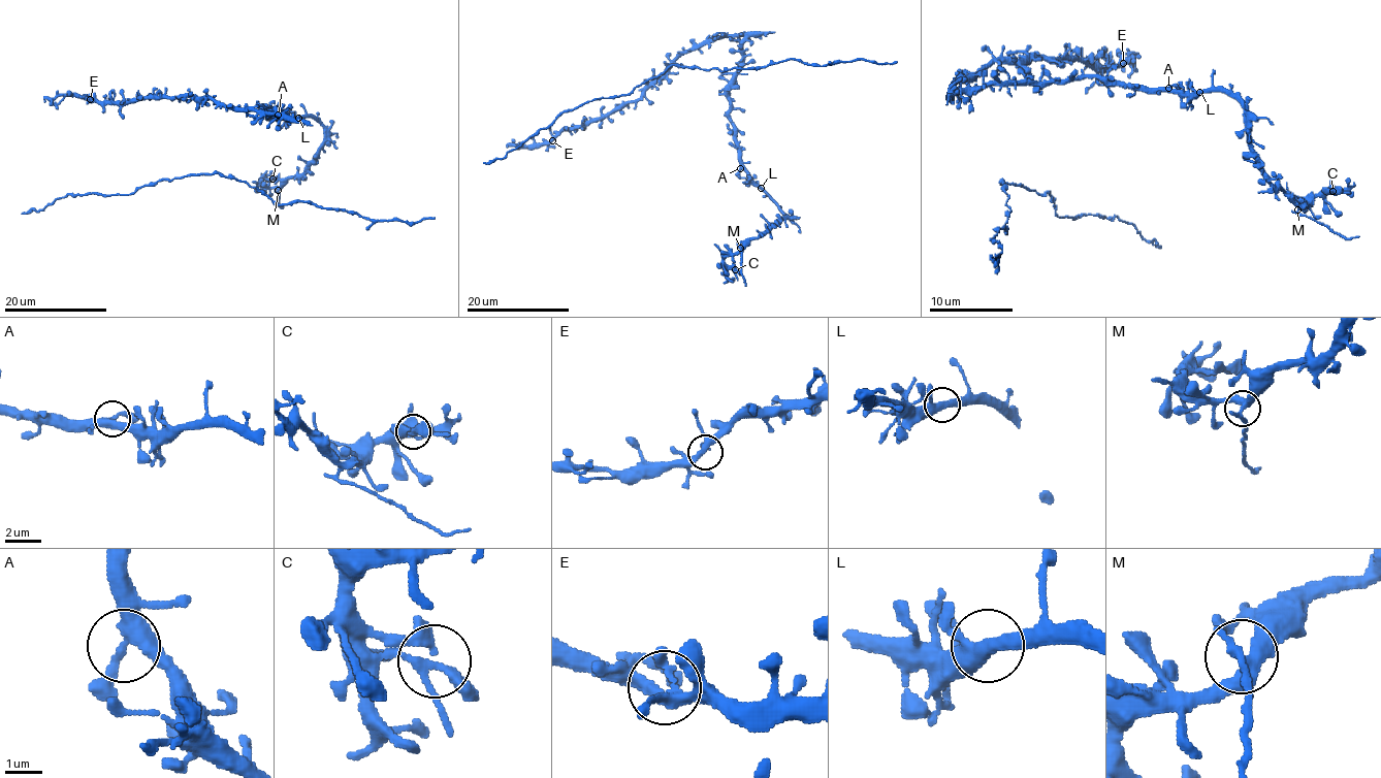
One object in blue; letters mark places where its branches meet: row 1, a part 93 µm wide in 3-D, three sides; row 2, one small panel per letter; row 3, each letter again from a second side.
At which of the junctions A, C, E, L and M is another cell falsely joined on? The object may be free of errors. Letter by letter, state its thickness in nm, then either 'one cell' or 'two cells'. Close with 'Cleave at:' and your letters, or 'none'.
A: calibre 320 nm; one cell
C: calibre 280 nm; one cell
E: calibre 280 nm; one cell
L: calibre 320 nm; one cell
M: calibre 300 nm; two cells
Cleave at: M

